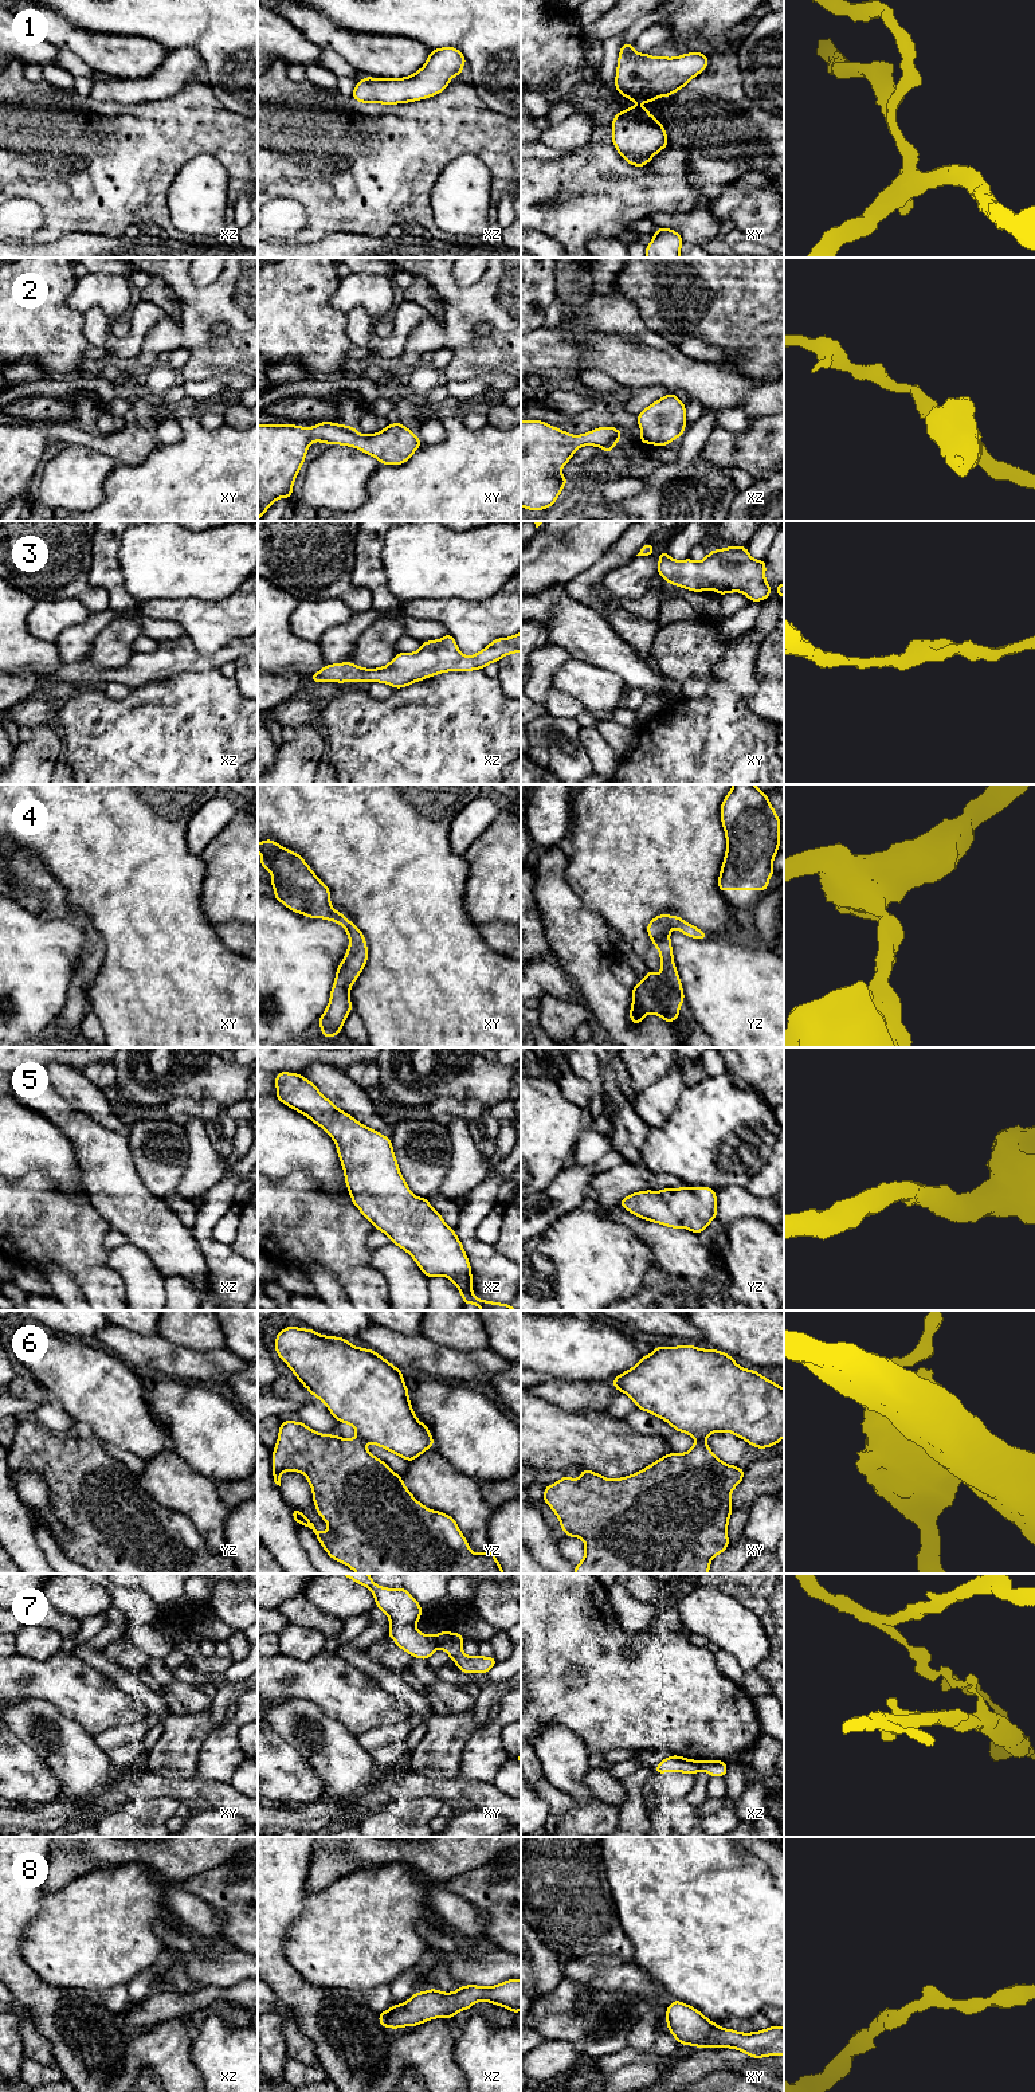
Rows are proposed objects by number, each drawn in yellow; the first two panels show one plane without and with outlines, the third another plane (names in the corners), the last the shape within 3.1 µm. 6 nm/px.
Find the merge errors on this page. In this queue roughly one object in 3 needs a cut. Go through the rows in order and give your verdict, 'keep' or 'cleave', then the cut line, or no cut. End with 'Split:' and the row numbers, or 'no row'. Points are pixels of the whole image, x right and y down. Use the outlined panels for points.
1: keep; cut none
2: keep; cut none
3: keep; cut none
4: keep; cut none
5: keep; cut none
6: cleave; cut xy (696, 1437), (704, 1440)
7: cleave; cut xy (435, 1636), (438, 1646)
8: keep; cut none
Split: 6, 7

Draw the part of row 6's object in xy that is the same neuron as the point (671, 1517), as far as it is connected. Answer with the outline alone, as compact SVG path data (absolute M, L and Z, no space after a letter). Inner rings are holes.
M695 1438L695 1445L686 1453L669 1453L643 1470L623 1478L609 1480L588 1469L583 1469L577 1480L572 1480L565 1474L560 1481L548 1485L544 1489L544 1501L557 1515L565 1536L580 1537L584 1540L584 1559L577 1566L575 1566L575 1574L709 1574L711 1559L716 1555L724 1552L729 1546L726 1528L733 1511L730 1494L733 1489L742 1481L744 1473L744 1469L728 1465L717 1458L706 1445L705 1439Z

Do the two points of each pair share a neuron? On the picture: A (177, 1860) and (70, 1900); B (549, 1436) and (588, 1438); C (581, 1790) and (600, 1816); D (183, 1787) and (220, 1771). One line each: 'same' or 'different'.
A: different
B: same
C: different
D: different

